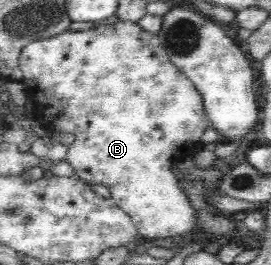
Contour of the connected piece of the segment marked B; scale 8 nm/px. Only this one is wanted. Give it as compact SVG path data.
M121 19L91 30L67 30L26 44L19 56L19 68L26 96L33 102L37 118L54 135L67 132L75 136L65 160L78 178L109 190L111 200L131 217L139 241L181 236L194 226L197 228L194 209L179 188L171 165L173 156L181 152L190 154L202 144L208 118L200 93L171 62L158 35L145 32L138 22Z

